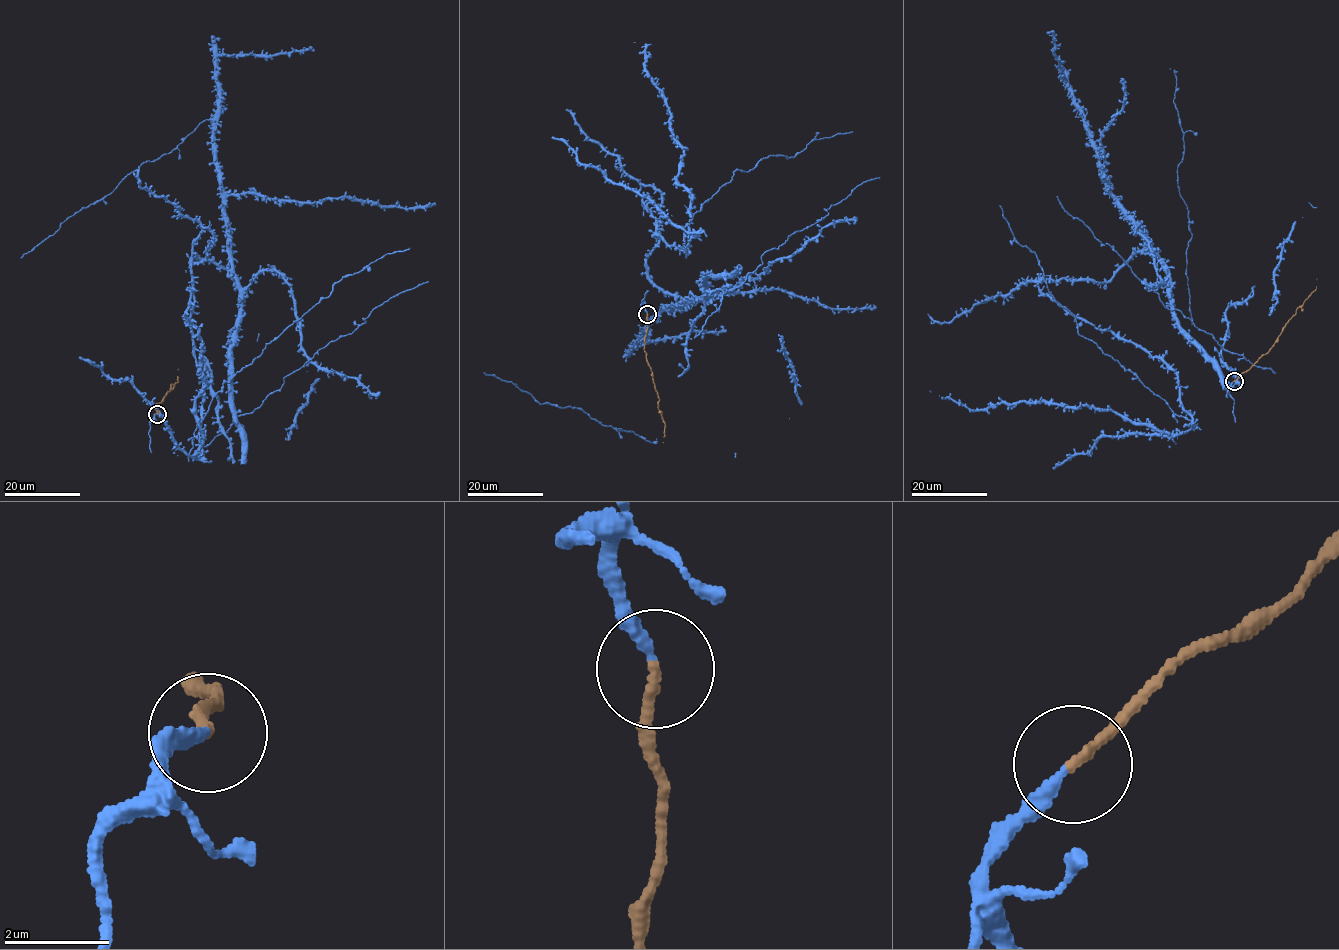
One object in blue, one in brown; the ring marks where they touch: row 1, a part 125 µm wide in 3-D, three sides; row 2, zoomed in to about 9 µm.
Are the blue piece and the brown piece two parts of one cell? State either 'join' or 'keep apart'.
join

